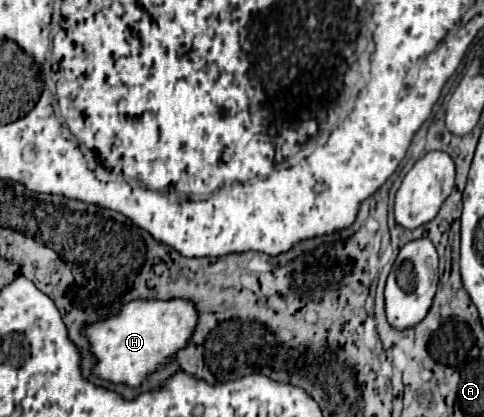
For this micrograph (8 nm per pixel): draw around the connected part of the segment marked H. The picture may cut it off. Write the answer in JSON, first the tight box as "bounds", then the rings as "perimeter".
{"bounds":[84,300,198,386],"perimeter":[[[136,300],[122,306],[118,316],[84,328],[92,344],[92,352],[98,358],[94,374],[110,382],[138,386],[150,372],[168,362],[178,348],[186,346],[196,322],[198,312],[194,312],[194,304],[190,304],[190,300]]]}

